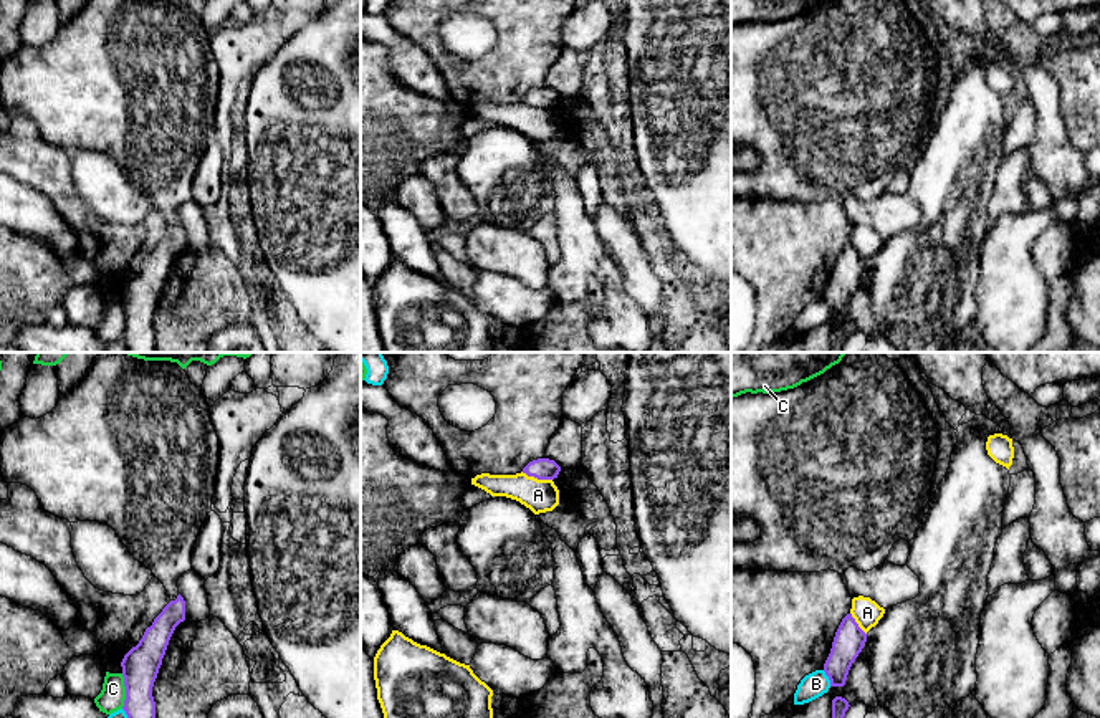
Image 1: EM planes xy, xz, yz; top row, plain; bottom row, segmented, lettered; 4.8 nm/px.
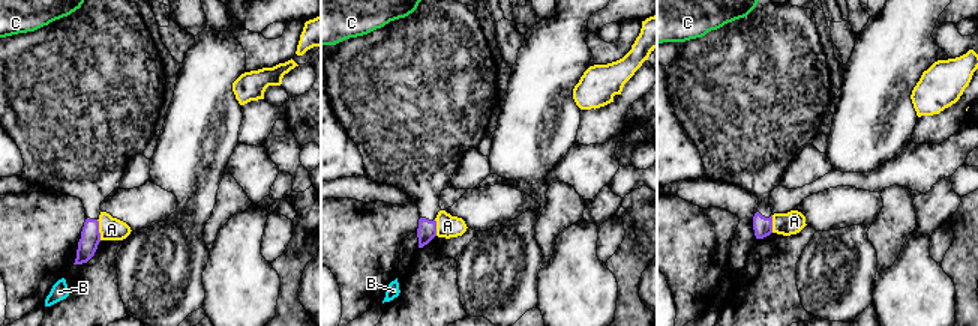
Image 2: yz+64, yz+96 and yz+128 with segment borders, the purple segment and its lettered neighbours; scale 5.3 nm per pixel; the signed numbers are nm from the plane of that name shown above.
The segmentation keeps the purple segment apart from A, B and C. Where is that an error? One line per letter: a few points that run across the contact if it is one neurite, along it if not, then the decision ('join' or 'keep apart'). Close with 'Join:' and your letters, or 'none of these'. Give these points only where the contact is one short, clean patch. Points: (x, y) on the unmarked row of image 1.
A: xz (521, 101), (551, 110) | keep apart
B: yz (822, 300), (831, 315) | keep apart
C: xy (121, 303), (124, 316), (123, 336) | keep apart
Join: none of these

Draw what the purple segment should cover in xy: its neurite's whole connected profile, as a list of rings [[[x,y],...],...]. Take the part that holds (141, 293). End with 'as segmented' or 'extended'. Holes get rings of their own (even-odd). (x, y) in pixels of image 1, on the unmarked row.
[[[88,0],[66,23],[60,25],[56,36],[40,46],[20,46],[12,56],[0,63],[0,103],[7,112],[22,112],[31,117],[45,141],[56,147],[78,151],[99,151],[108,154],[121,167],[122,174],[134,185],[136,190],[144,194],[164,213],[170,232],[154,248],[152,255],[146,258],[142,268],[122,288],[122,306],[126,316],[126,329],[122,339],[127,344],[127,352],[155,352],[155,331],[152,316],[157,308],[162,288],[165,285],[169,270],[175,256],[185,250],[185,230],[179,223],[179,207],[192,199],[192,180],[200,162],[200,157],[212,141],[212,127],[215,124],[215,106],[218,98],[218,66],[210,51],[210,36],[202,23],[202,17],[190,12],[185,0]]] | extended

